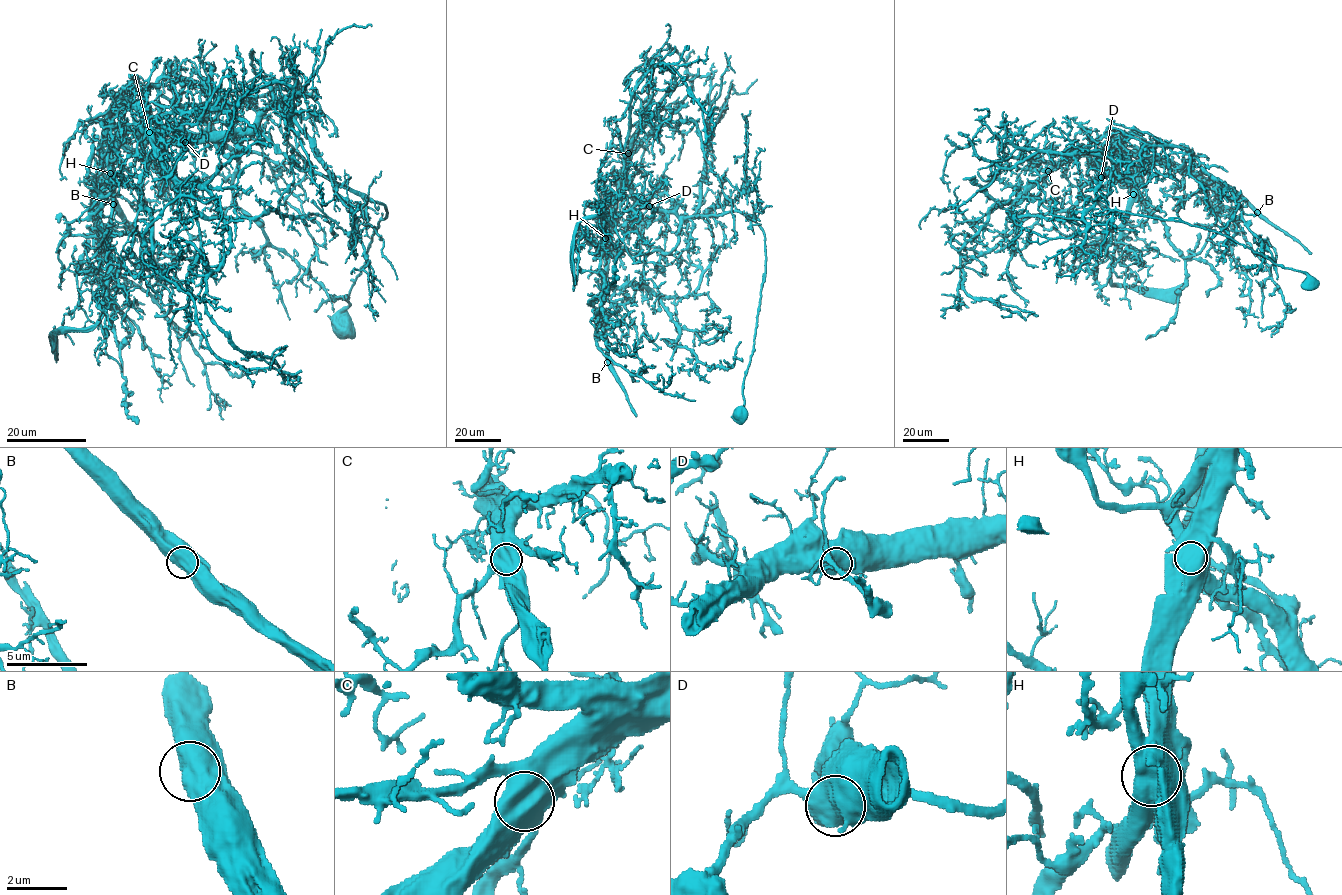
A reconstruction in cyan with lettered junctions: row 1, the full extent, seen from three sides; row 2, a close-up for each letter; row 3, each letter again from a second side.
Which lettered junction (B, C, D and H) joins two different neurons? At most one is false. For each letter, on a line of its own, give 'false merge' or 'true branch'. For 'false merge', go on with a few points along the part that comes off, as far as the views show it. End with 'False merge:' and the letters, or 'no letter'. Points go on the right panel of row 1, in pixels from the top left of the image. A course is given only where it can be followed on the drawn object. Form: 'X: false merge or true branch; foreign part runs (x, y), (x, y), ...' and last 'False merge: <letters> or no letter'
B: true branch
C: true branch
D: true branch
H: false merge; foreign part runs (1133, 194), (1150, 166), (1145, 184), (1103, 173), (1067, 210), (1026, 218), (970, 259), (960, 307), (941, 294)
False merge: H

